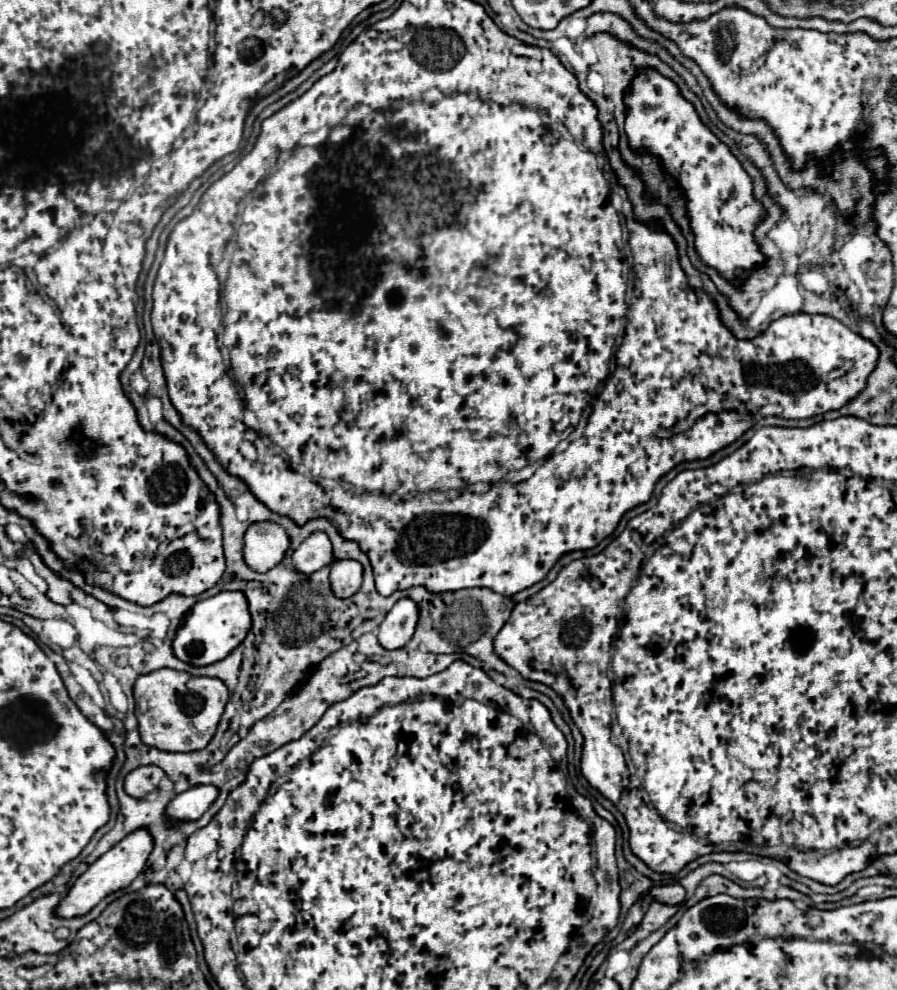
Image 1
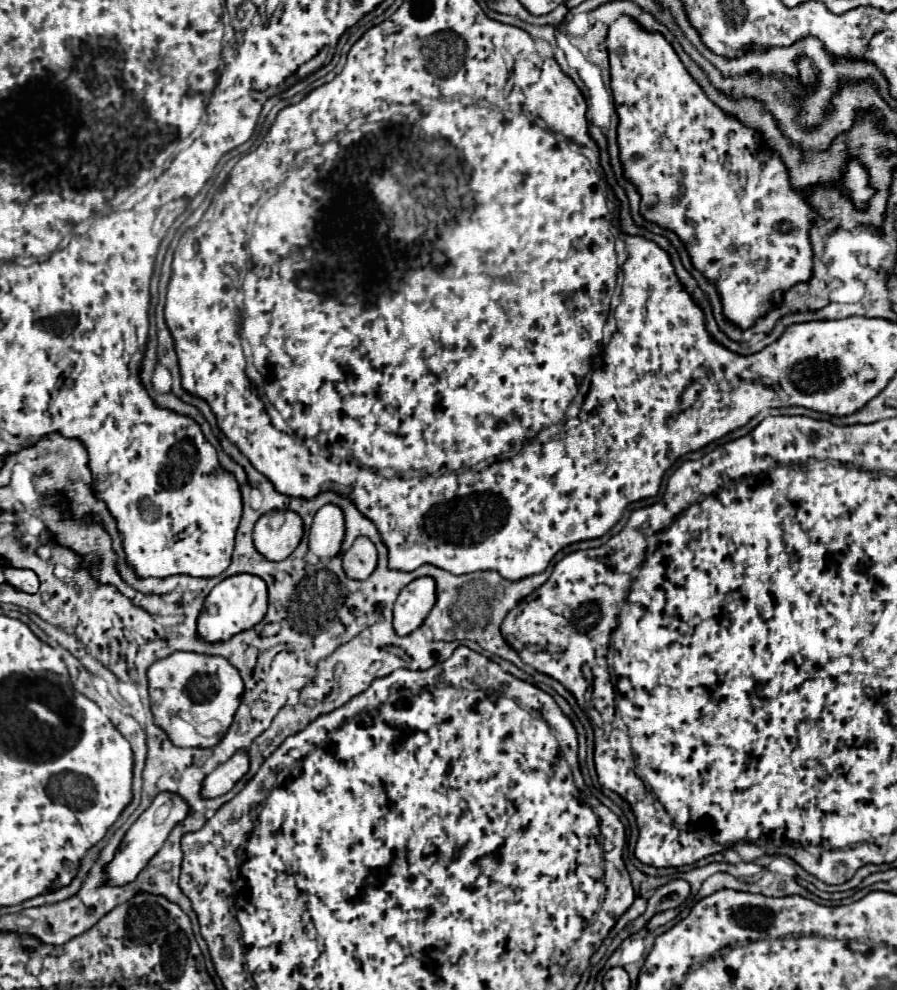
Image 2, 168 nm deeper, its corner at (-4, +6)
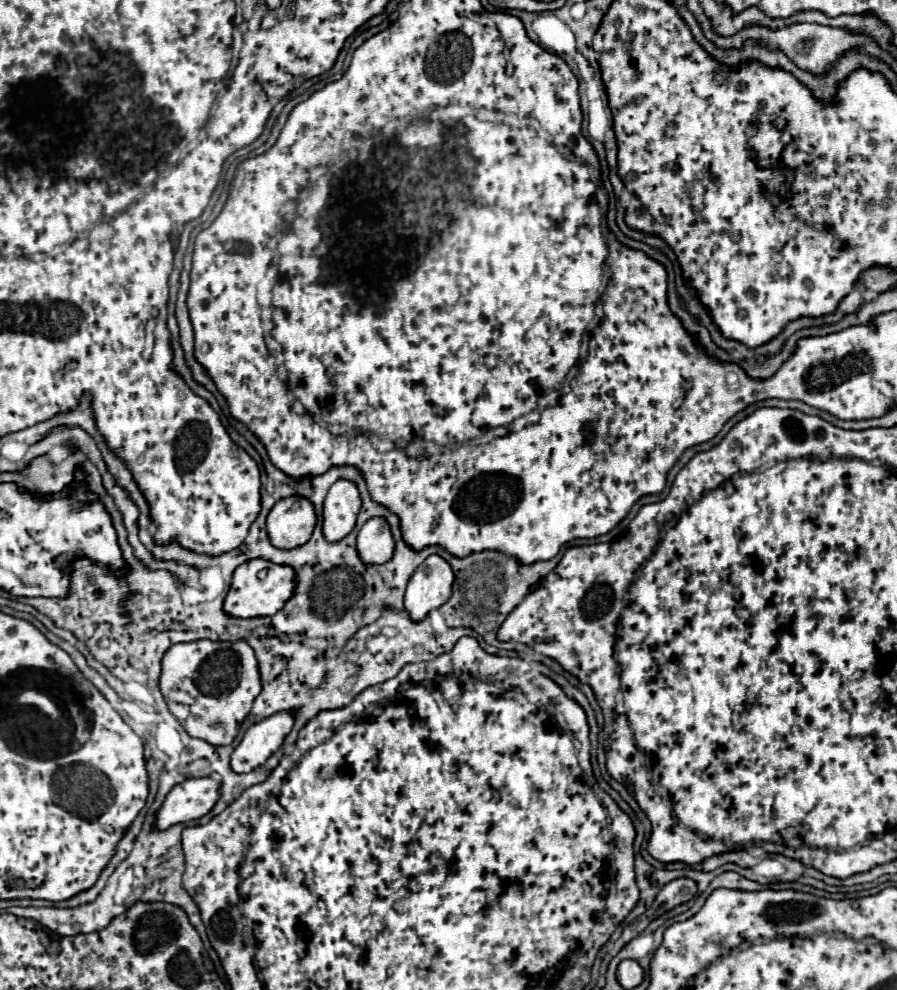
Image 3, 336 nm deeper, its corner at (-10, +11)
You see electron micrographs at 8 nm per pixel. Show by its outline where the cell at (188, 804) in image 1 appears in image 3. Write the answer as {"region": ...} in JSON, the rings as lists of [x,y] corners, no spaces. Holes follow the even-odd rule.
{"region":[[[295,710],[277,712],[251,728],[247,728],[241,744],[235,748],[231,756],[231,768],[235,772],[251,772],[253,768],[267,762],[267,758],[277,752],[283,744],[285,736],[291,732],[295,724]]]}

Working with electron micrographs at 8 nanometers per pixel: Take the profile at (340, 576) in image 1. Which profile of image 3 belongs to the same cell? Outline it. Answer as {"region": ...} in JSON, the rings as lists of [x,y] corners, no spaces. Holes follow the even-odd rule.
{"region":[[[369,518],[357,534],[357,552],[365,564],[385,564],[395,552],[395,540],[385,518]]]}

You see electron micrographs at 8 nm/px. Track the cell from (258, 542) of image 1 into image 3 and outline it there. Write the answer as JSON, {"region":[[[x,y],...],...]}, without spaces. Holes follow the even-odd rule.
{"region":[[[289,496],[279,500],[267,516],[267,532],[277,548],[297,548],[305,544],[317,524],[317,514],[307,498]]]}

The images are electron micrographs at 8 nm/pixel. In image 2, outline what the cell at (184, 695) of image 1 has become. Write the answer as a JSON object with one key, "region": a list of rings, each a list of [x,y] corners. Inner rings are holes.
{"region":[[[173,653],[147,669],[153,721],[177,747],[215,747],[229,729],[239,707],[243,681],[223,657]]]}

